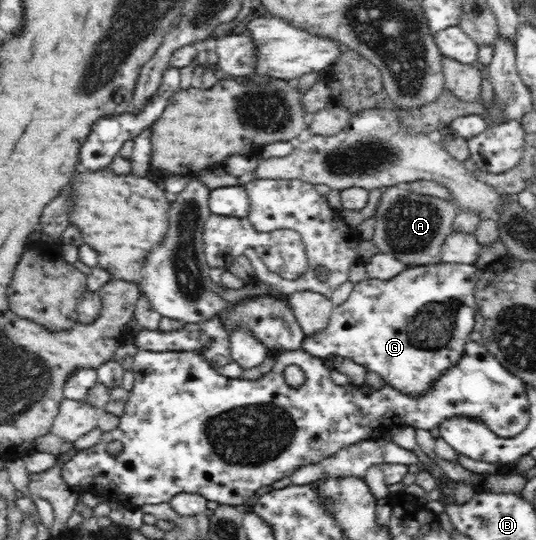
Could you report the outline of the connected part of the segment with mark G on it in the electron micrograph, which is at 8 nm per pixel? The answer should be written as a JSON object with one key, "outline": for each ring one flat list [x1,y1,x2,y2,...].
{"outline":[[440,261,407,267,388,281,372,278,361,280,354,284,348,299,332,310,328,325,321,332,303,339,301,349,314,357,331,358,338,355,351,359,367,371,378,373,387,385,402,394,424,394,444,371,458,365,460,357,464,355,464,347,474,329,476,273,480,273,480,268,475,265]]}

